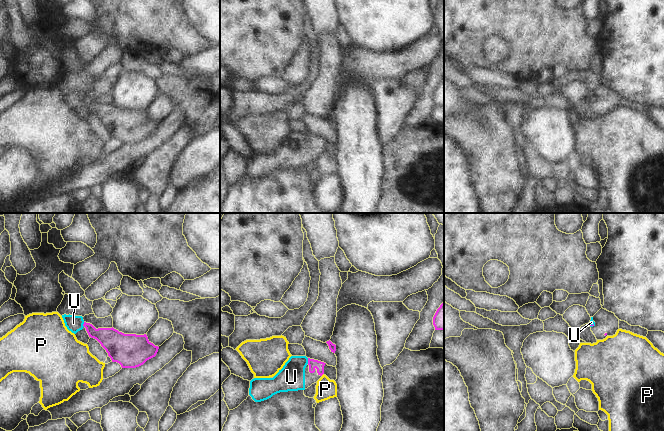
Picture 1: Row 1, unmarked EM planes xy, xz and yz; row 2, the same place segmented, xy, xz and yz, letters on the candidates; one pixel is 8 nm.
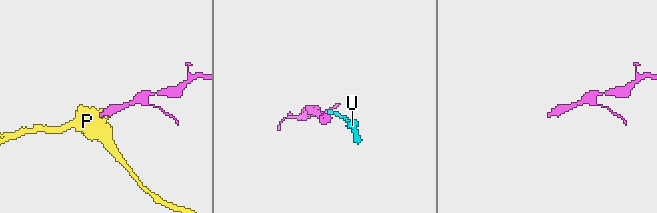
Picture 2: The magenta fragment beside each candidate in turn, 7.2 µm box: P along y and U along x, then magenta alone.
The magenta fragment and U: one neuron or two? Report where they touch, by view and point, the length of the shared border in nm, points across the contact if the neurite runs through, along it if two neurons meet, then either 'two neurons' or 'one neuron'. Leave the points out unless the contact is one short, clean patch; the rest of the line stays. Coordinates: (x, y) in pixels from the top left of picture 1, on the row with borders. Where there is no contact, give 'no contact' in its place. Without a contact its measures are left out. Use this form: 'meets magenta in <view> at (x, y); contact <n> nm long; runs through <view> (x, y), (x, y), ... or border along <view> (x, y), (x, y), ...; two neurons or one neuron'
meets magenta in xz at (308, 361); contact 50 nm long; runs through xz (312, 363), (308, 361), (291, 377); one neuron

